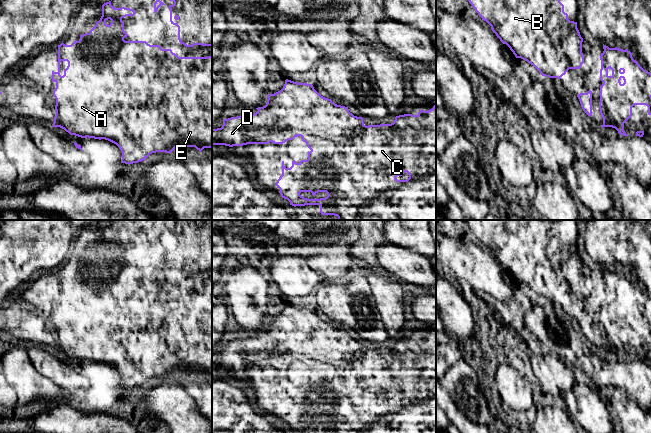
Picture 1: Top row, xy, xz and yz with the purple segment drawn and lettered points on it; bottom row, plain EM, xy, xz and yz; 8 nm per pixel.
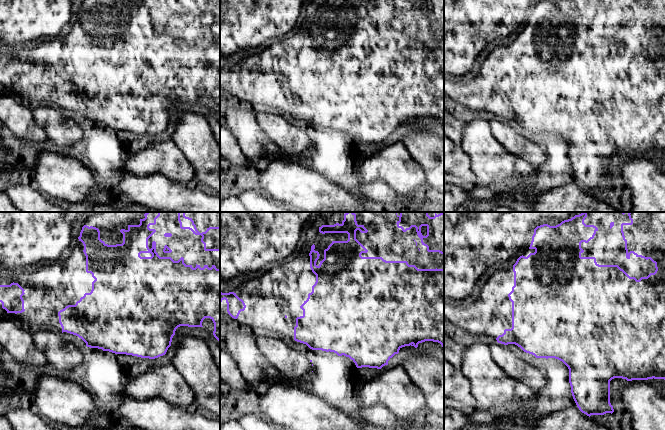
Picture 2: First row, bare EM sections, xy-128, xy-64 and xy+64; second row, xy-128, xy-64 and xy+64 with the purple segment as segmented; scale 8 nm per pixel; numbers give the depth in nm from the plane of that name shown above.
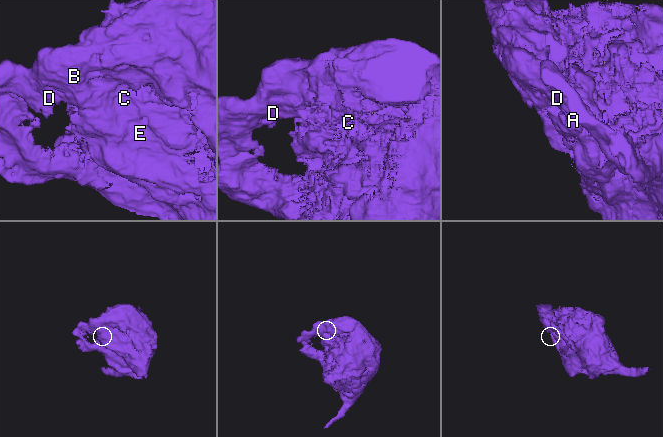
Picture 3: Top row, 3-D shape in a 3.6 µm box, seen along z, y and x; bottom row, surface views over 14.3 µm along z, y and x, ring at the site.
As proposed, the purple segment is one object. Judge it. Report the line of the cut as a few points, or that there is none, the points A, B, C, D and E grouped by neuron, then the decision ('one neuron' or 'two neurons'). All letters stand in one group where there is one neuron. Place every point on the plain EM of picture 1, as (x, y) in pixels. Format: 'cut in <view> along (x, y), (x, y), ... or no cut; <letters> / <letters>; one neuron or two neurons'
no cut; A B C D E; one neuron

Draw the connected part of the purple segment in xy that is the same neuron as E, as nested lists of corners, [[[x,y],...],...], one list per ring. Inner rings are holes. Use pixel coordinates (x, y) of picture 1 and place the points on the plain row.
[[[113,220],[109,226],[106,226],[102,229],[102,240],[100,244],[96,246],[96,249],[90,254],[89,257],[80,259],[80,264],[74,265],[71,269],[65,269],[63,266],[60,269],[58,269],[58,295],[57,296],[52,295],[52,305],[56,307],[56,312],[53,314],[53,320],[56,323],[56,329],[55,329],[56,339],[54,341],[54,346],[52,351],[60,351],[64,353],[66,356],[68,356],[70,359],[75,359],[81,362],[88,361],[88,362],[94,362],[99,364],[105,363],[116,368],[122,376],[121,387],[125,387],[125,388],[133,388],[133,387],[141,386],[145,384],[150,378],[156,377],[156,376],[171,377],[177,371],[195,371],[200,376],[204,372],[212,372],[212,279],[208,281],[178,281],[175,277],[172,276],[171,273],[162,273],[159,269],[150,269],[146,265],[125,265],[124,262],[127,261],[128,258],[124,255],[124,246],[122,245],[122,243],[126,240],[134,240],[136,236],[130,232],[113,231],[111,229],[111,225],[113,224],[114,221],[115,220]],[[61,285],[68,286],[68,290],[64,294],[63,300],[60,299]]]

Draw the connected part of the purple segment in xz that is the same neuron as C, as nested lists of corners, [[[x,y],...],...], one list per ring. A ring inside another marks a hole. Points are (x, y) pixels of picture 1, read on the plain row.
[[[286,303],[283,312],[274,318],[269,318],[266,329],[256,333],[258,335],[252,339],[223,342],[222,351],[212,353],[212,369],[233,371],[247,368],[268,368],[270,366],[283,368],[297,360],[301,360],[302,365],[311,374],[308,376],[308,383],[301,384],[299,387],[293,384],[290,392],[286,392],[284,385],[282,385],[282,399],[276,406],[281,421],[287,423],[290,429],[294,431],[319,429],[320,433],[436,433],[436,329],[428,335],[420,334],[417,339],[404,338],[396,340],[391,348],[366,350],[362,341],[354,340],[349,336],[348,331],[337,329],[331,323],[321,320],[312,308],[297,307]],[[405,396],[409,399],[407,404],[396,403],[397,400],[402,400]],[[301,416],[311,416],[313,420],[318,416],[326,416],[327,420],[320,423],[307,423],[300,419]]]

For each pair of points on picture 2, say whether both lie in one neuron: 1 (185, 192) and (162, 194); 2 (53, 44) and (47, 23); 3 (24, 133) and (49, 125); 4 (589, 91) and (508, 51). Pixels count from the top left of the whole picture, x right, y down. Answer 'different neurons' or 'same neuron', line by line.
1: same neuron
2: different neurons
3: different neurons
4: same neuron

